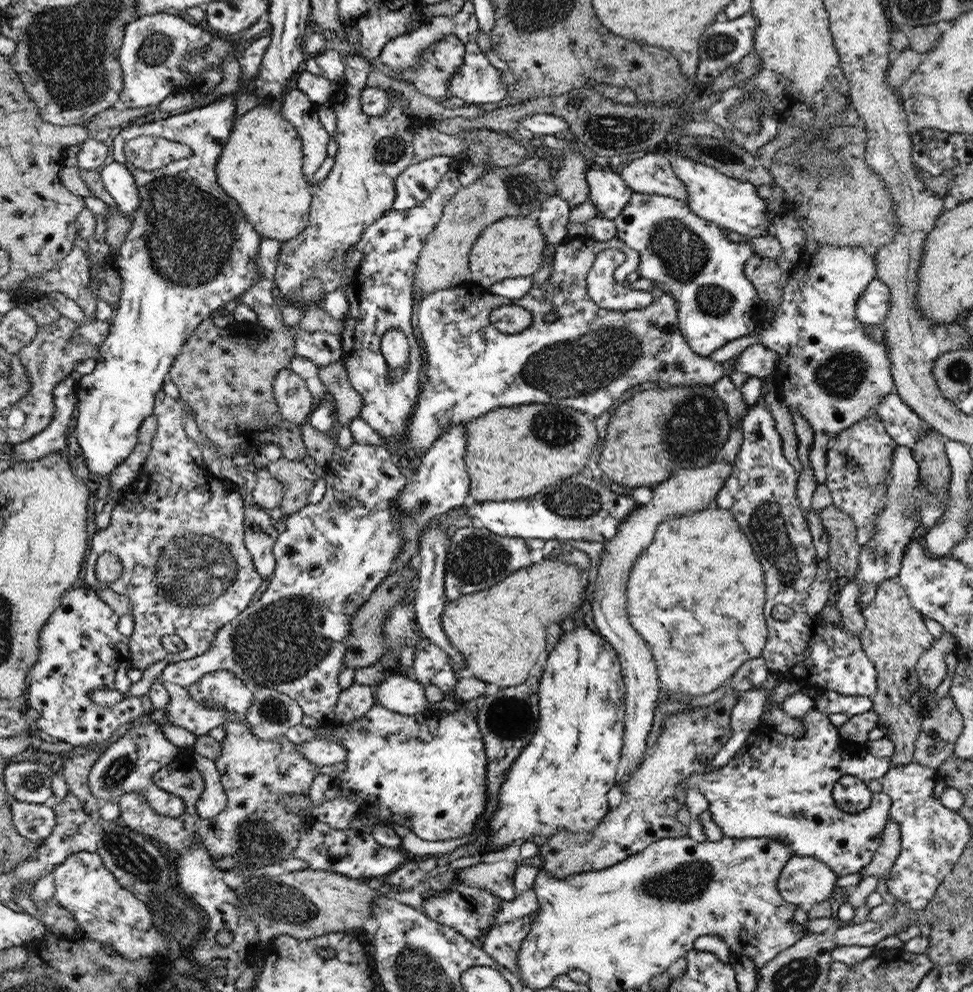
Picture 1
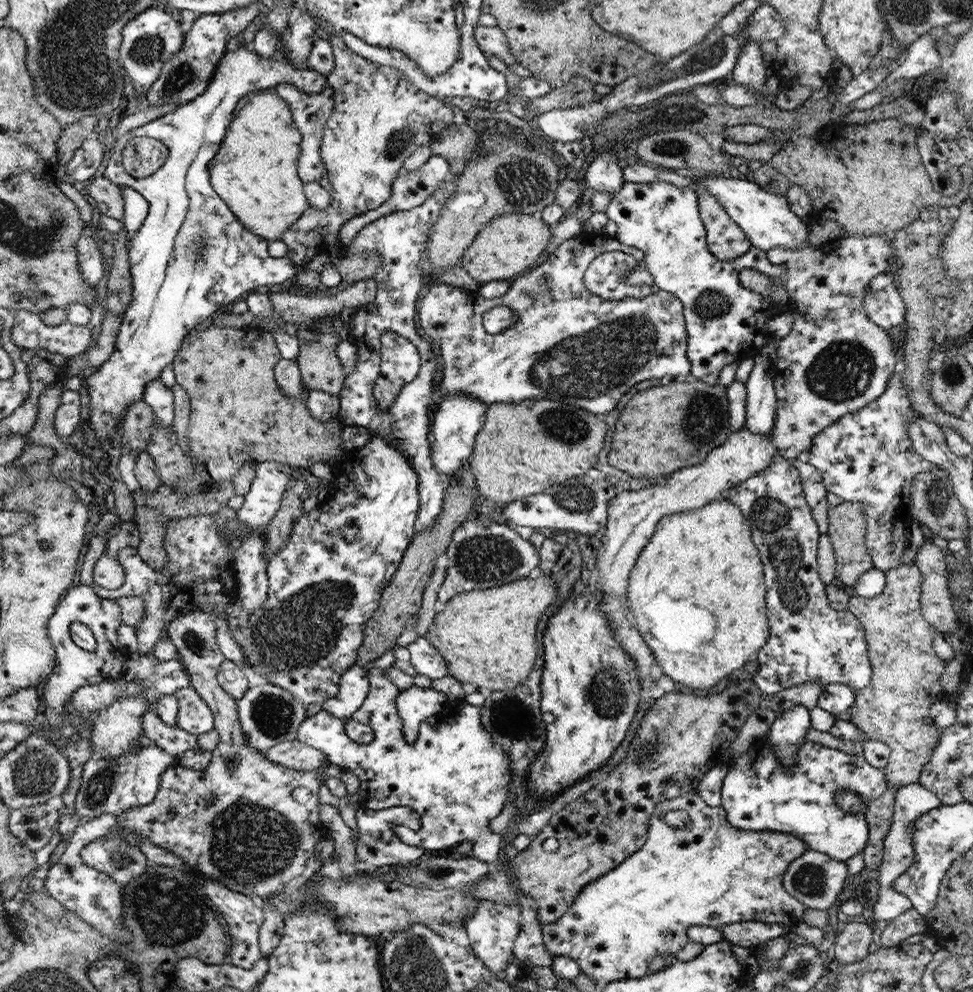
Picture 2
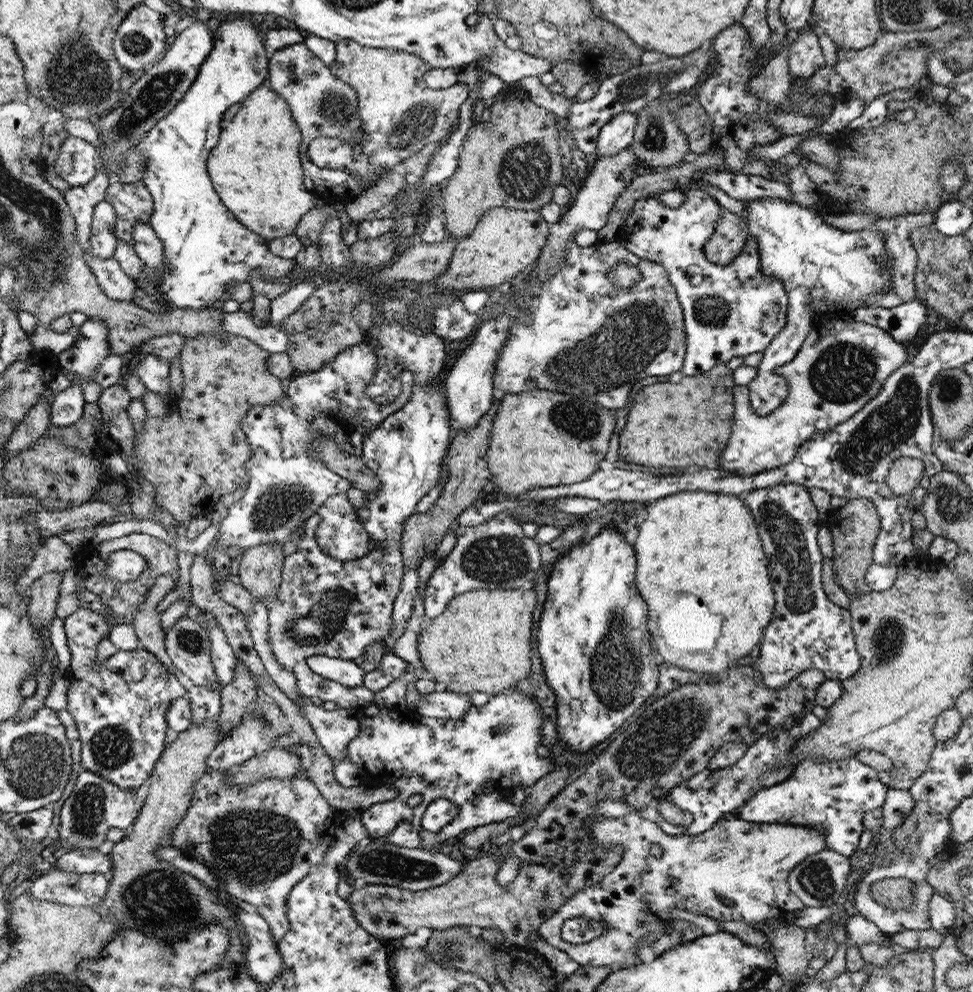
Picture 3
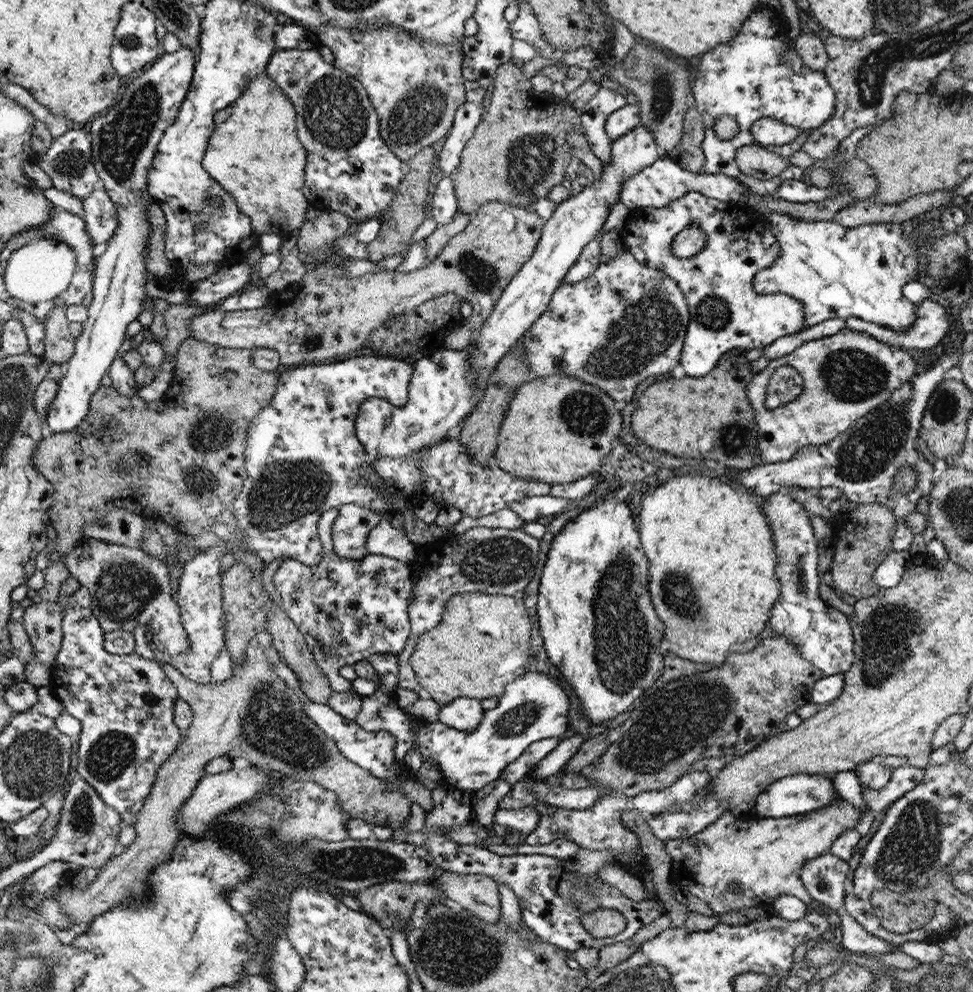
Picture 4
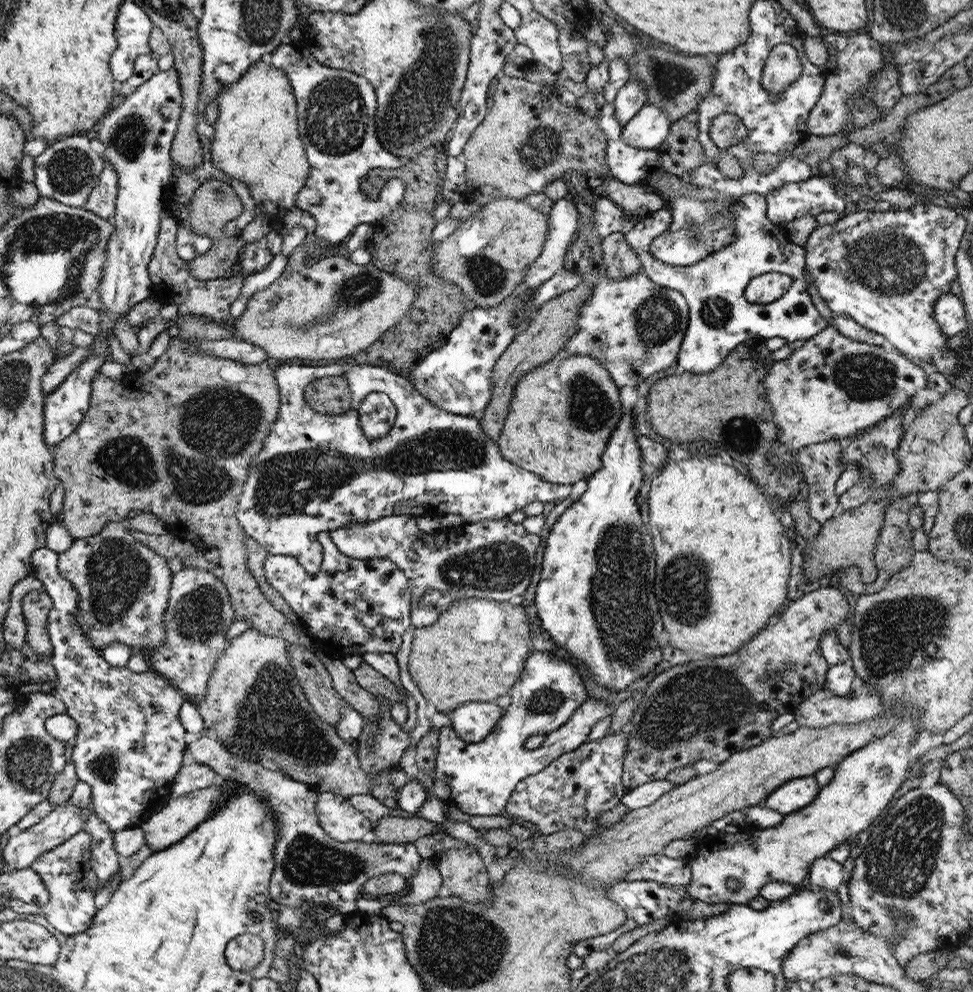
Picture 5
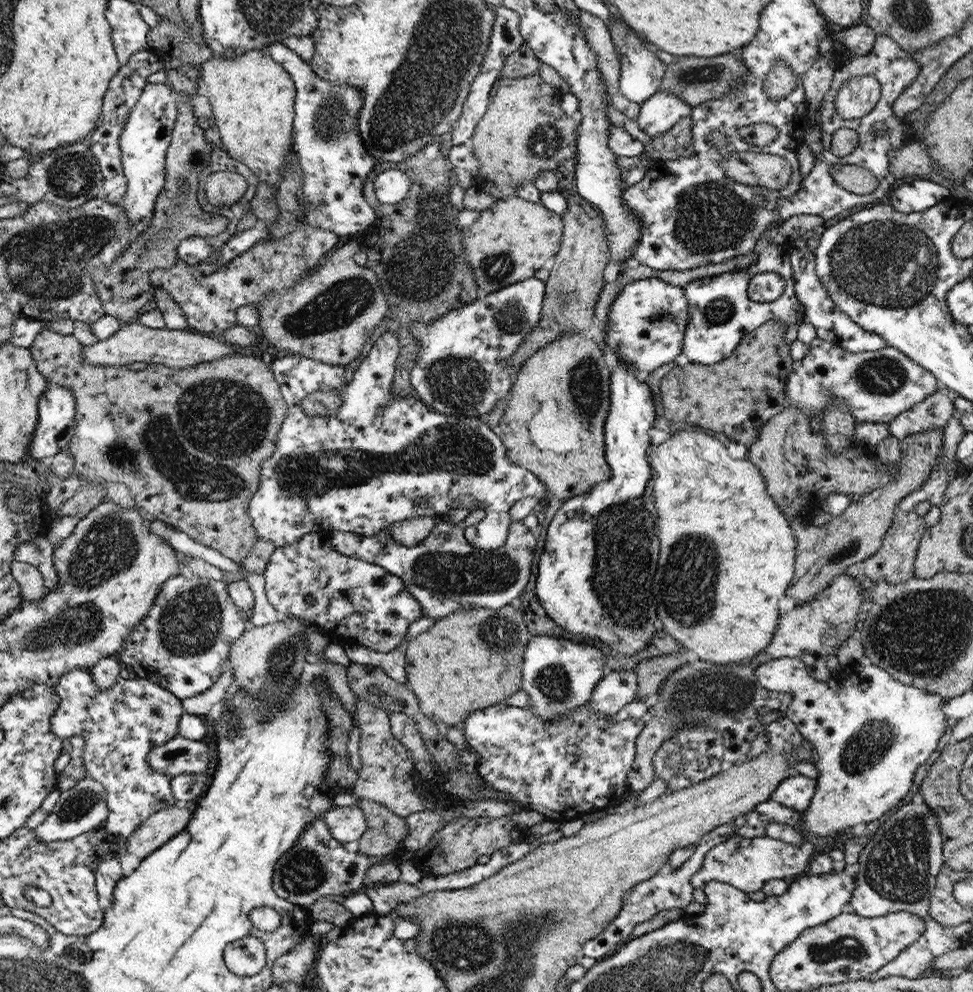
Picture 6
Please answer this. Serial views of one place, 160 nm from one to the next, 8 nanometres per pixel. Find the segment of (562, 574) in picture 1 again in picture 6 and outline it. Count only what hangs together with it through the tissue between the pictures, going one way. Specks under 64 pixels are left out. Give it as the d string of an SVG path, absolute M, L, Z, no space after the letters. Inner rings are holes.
M511 605L502 609L463 609L439 618L434 625L414 636L406 649L406 675L408 687L419 700L419 707L428 718L446 726L460 726L475 710L504 703L522 689L522 664L533 633L528 632L522 614Z

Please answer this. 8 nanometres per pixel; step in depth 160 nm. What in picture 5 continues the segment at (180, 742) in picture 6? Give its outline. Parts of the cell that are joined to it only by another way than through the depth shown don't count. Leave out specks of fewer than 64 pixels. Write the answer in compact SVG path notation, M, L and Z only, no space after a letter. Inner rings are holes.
M202 737L200 740L190 742L185 748L192 754L194 762L209 766L219 778L225 777L233 782L240 782L248 786L251 791L258 793L277 816L279 841L275 846L275 856L273 857L276 868L273 870L273 879L269 883L269 893L273 902L292 906L296 909L304 903L333 903L341 914L346 916L356 911L356 898L360 897L360 886L368 882L370 878L378 878L380 874L400 874L408 878L418 870L422 860L424 860L417 850L418 842L412 840L404 844L378 844L362 841L338 842L318 823L318 814L315 808L319 792L316 791L315 787L308 783L298 782L281 771L265 769L252 759L238 760L236 757L232 757L222 742Z

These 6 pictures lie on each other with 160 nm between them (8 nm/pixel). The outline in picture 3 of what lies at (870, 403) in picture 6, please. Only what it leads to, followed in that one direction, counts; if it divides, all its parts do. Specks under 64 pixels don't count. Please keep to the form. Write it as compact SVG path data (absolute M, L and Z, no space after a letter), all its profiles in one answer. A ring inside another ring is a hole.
M815 319L793 360L773 370L784 376L790 386L786 401L776 410L768 416L758 416L749 403L749 386L736 386L734 429L718 468L746 476L788 465L813 434L834 430L834 426L850 420L878 397L885 381L907 363L905 347L885 330L865 322Z

